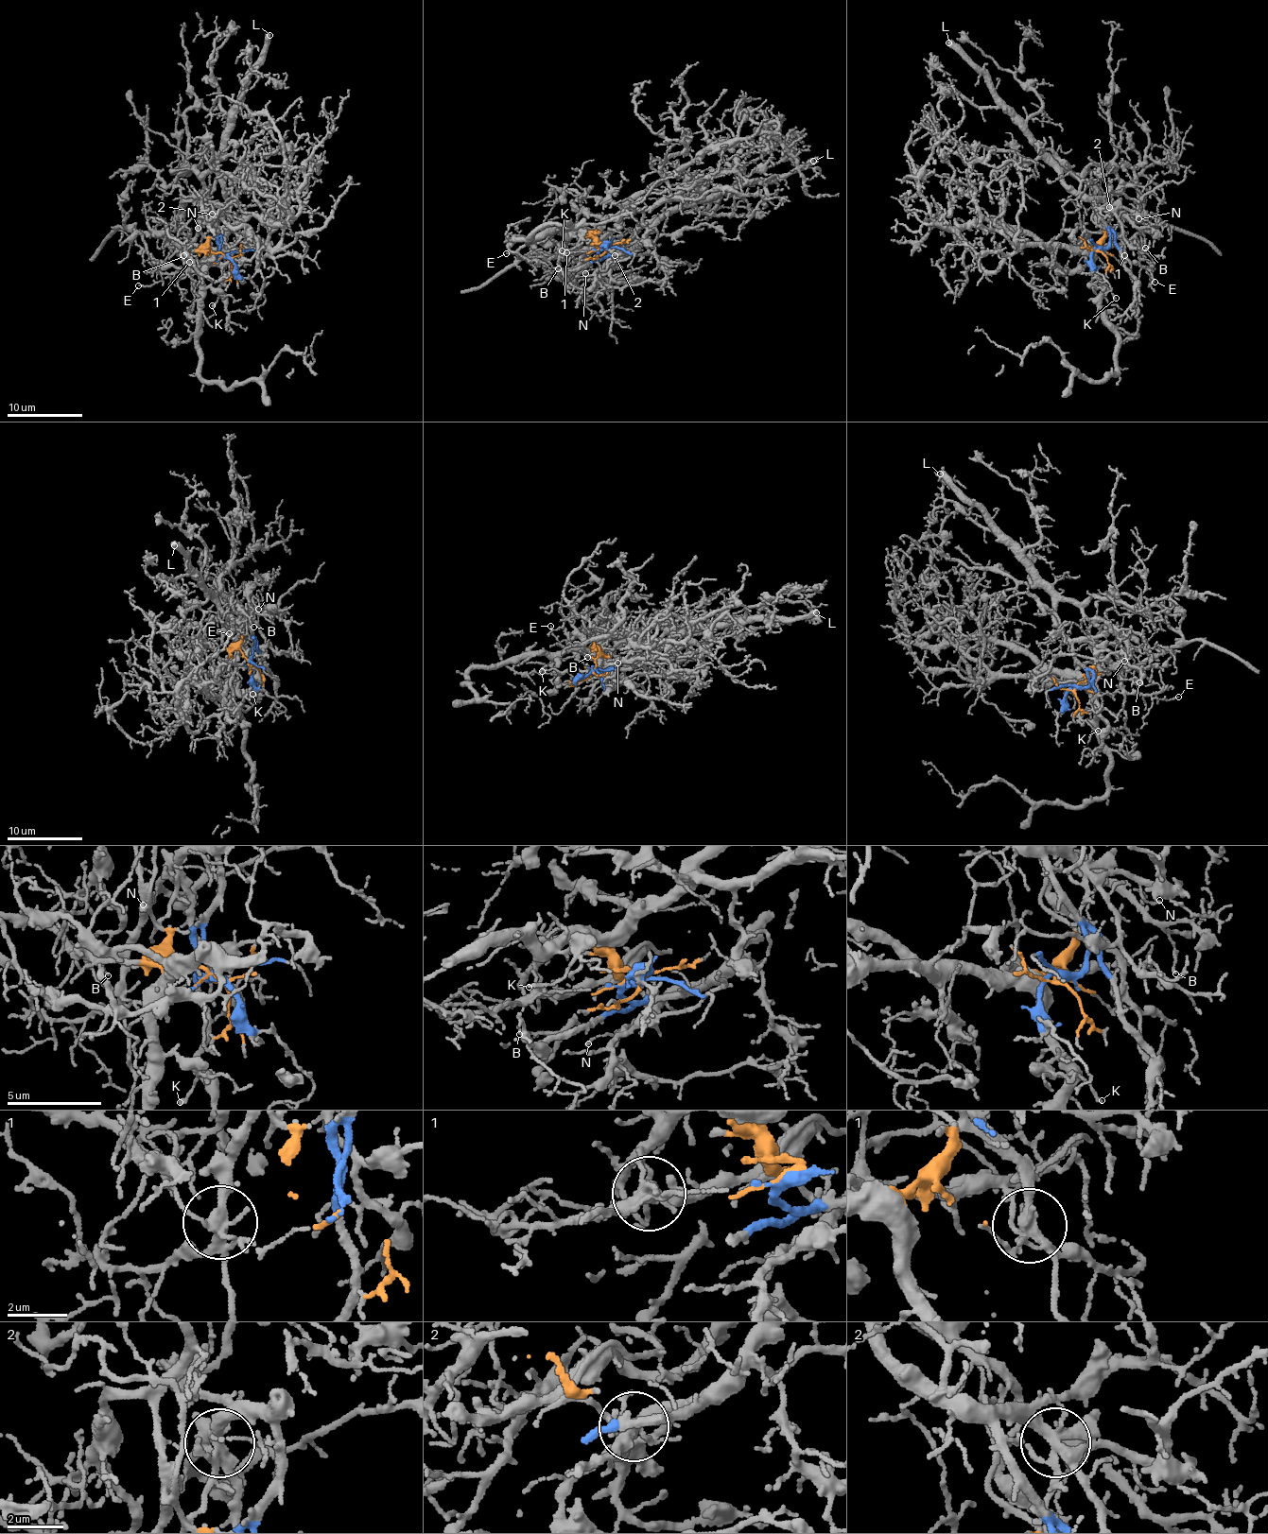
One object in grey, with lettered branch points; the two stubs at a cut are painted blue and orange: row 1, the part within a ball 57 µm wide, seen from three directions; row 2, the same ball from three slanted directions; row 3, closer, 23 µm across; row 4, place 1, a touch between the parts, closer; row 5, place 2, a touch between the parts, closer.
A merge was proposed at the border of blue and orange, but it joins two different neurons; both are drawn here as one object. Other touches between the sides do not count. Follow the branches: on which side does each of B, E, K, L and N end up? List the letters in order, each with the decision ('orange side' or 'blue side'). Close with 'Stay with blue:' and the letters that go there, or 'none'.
B: blue side
E: blue side
K: orange side
L: blue side
N: blue side
Stay with blue: B, E, L, N

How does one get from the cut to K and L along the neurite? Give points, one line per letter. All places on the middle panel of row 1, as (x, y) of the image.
K: (604, 247), (597, 241), (595, 233), (584, 230), (578, 231), (576, 235), (580, 237), (576, 245), (561, 250)
L: (604, 247), (599, 254), (631, 249), (694, 201), (710, 201), (745, 183), (777, 180), (814, 161)

